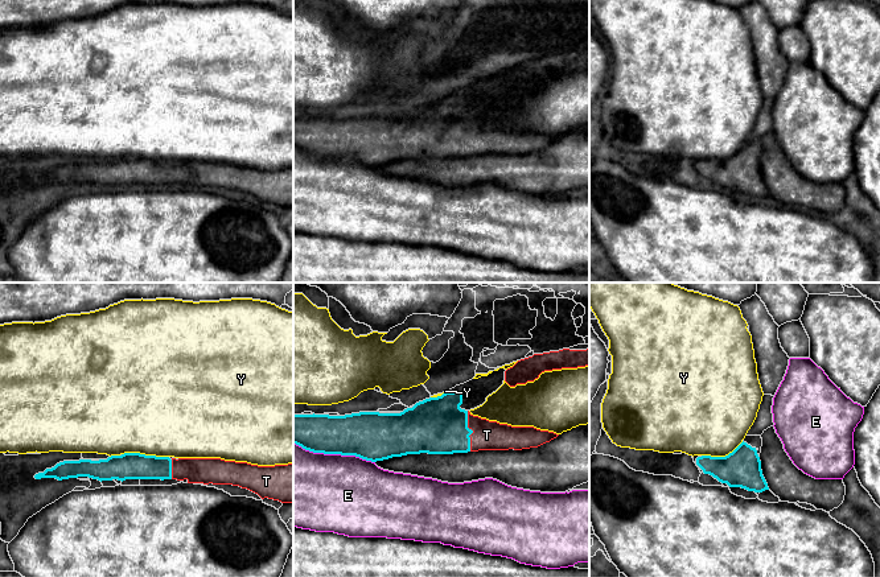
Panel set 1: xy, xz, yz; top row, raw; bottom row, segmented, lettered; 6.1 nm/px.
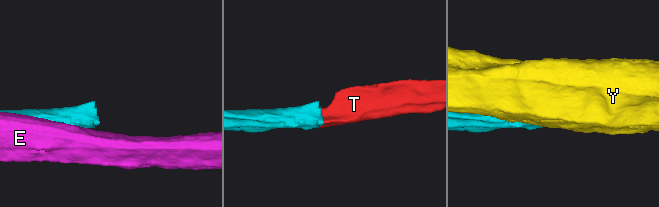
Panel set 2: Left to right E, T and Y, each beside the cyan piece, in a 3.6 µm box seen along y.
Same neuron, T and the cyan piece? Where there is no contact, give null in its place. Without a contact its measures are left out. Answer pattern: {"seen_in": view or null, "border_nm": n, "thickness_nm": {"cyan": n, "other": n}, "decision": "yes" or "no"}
{"seen_in": "xz", "border_nm": 240, "thickness_nm": {"cyan": 360, "other": 180}, "decision": "yes"}

